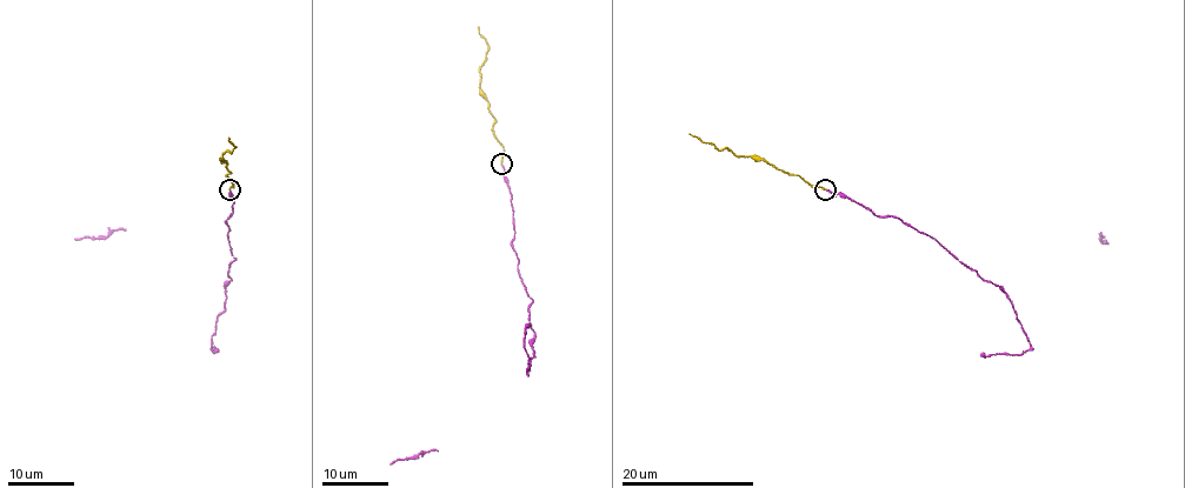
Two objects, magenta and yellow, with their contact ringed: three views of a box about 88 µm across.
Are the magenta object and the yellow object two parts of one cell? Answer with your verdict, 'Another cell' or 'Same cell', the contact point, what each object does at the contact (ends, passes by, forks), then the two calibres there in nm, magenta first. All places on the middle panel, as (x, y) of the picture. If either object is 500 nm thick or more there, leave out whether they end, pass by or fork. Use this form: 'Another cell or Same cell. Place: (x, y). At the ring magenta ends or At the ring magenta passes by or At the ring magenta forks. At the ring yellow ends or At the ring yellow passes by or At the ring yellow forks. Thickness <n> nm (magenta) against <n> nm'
Same cell. Place: (501, 164). At the ring magenta ends. At the ring yellow ends. Thickness 140 nm (magenta) against 140 nm

